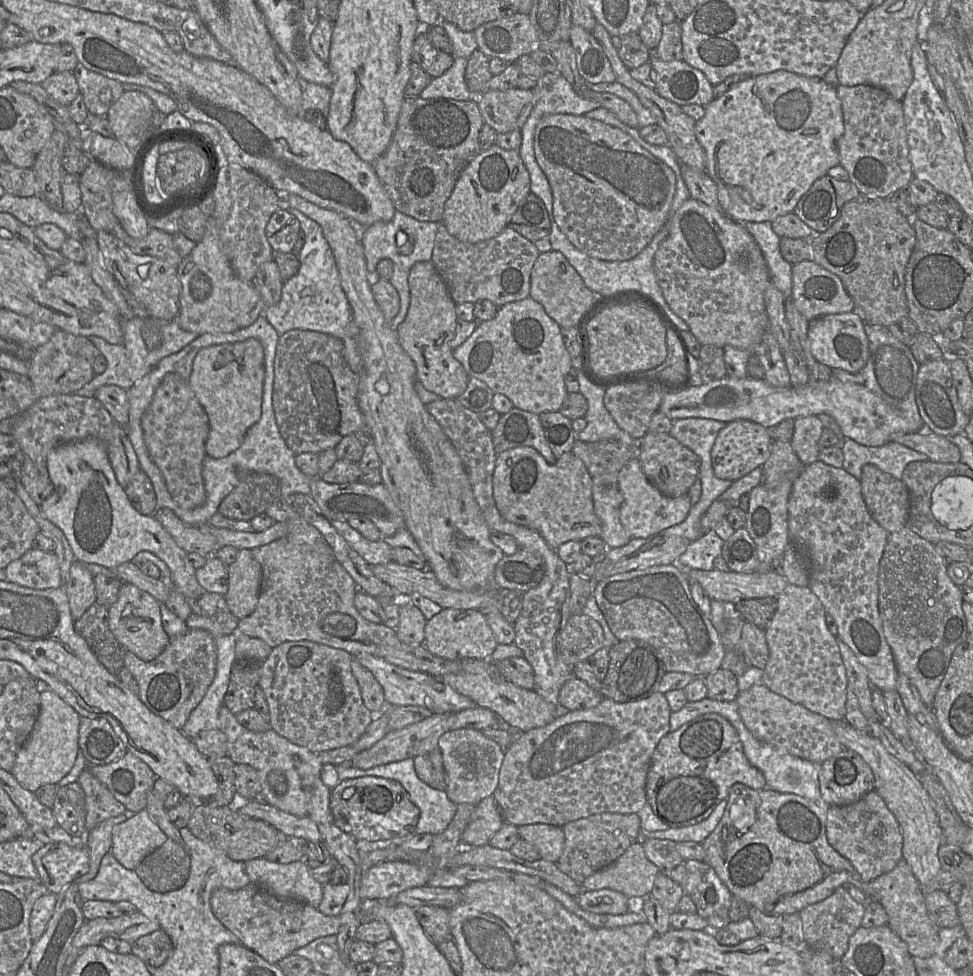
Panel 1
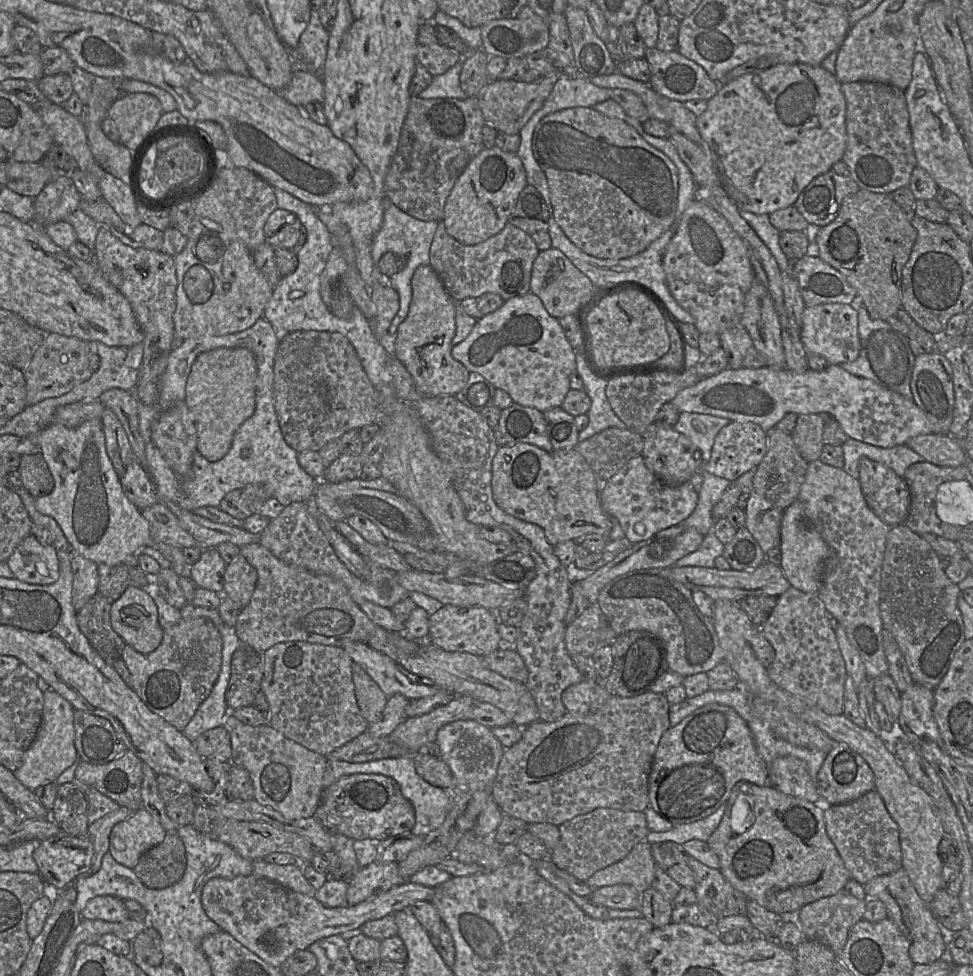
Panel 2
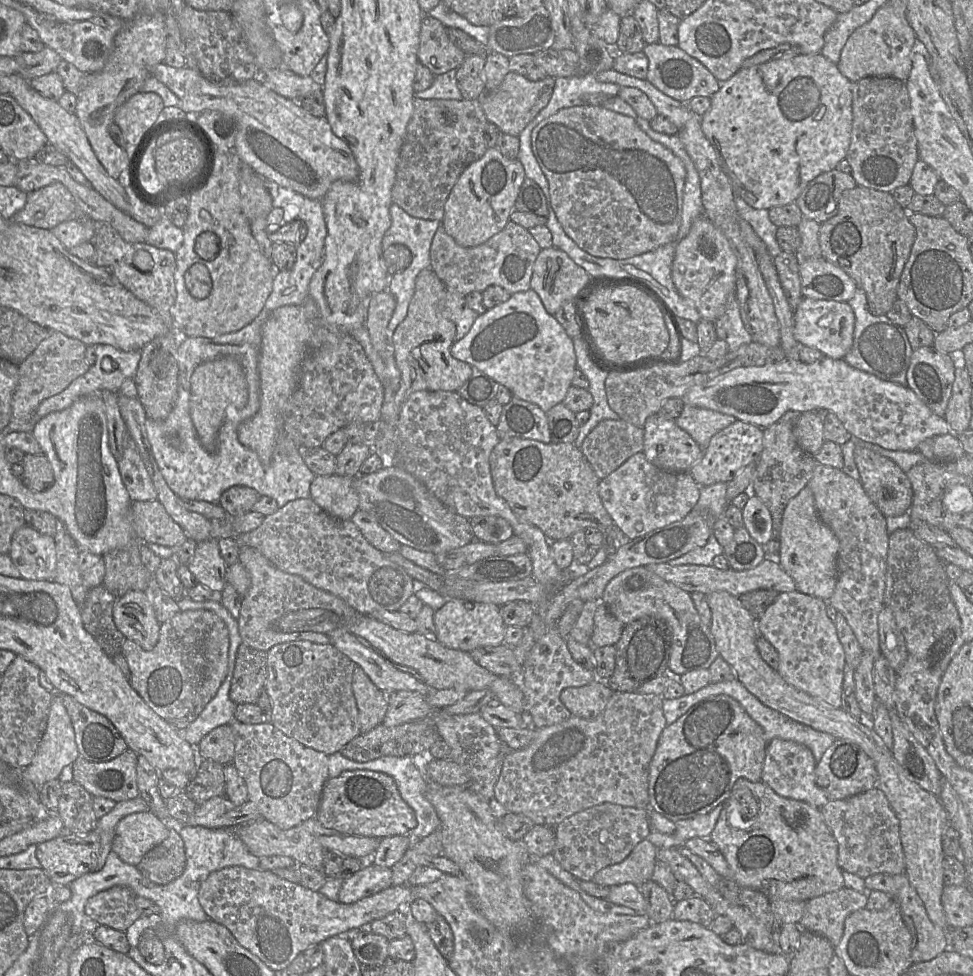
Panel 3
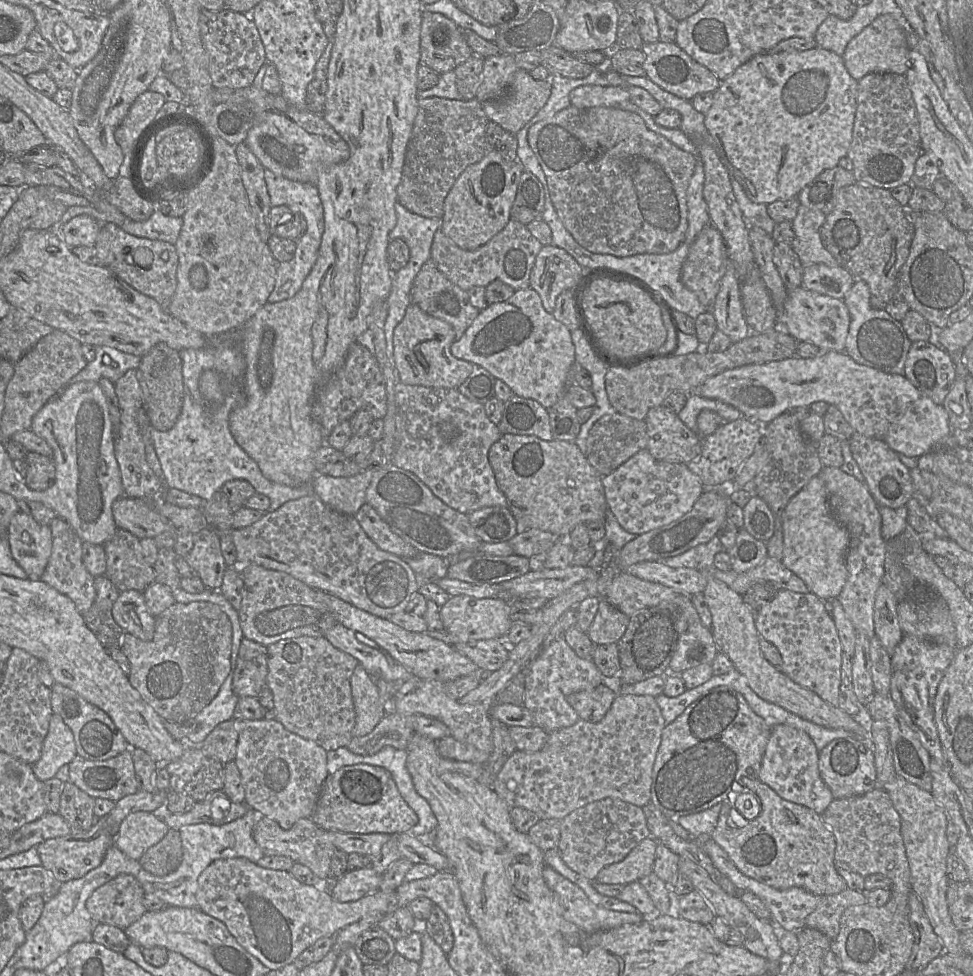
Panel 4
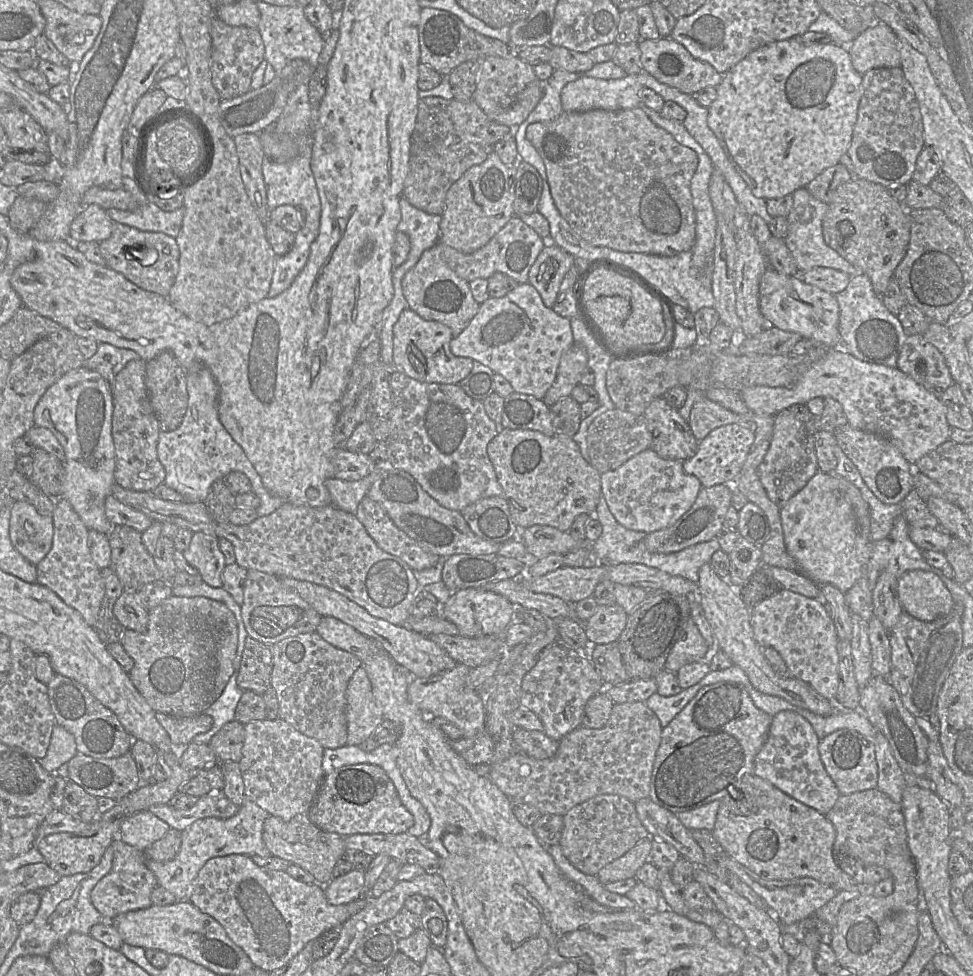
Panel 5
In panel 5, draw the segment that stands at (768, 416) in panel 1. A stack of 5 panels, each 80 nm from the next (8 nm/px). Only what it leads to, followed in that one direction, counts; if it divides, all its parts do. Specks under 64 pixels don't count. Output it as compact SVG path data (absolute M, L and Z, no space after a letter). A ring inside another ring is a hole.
M828 348L822 358L808 366L790 386L752 385L742 388L740 394L751 412L772 416L783 409L788 409L793 404L806 404L814 397L834 398L842 405L851 427L888 439L911 465L914 465L921 457L950 439L951 427L947 423L946 408L940 401L940 397L930 393L897 367L862 361L843 348Z

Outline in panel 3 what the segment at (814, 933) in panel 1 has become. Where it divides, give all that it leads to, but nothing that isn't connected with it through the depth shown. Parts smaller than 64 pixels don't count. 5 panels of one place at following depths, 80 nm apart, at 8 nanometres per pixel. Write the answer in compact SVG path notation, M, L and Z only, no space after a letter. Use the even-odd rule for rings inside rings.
M844 886L837 891L808 900L798 925L801 930L819 934L836 946L841 941L845 921L850 914L863 908L880 911L891 905L891 902L893 902L892 898L882 891L858 892Z

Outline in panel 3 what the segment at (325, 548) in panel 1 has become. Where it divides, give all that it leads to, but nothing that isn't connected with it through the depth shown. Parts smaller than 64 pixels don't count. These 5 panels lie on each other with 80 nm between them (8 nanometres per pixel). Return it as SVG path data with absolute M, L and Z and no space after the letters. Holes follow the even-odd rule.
M240 547L238 561L251 576L251 585L243 597L237 619L243 643L267 652L276 644L298 640L332 644L335 638L350 632L359 613L341 598L276 568L255 548Z

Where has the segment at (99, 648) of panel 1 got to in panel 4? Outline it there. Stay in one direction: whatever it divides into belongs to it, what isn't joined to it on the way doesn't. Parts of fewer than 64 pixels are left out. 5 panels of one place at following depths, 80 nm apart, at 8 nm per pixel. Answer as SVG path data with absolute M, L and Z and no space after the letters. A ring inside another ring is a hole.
M106 575L96 577L94 587L96 598L91 608L82 614L84 621L107 651L121 649L121 641L126 632L112 616L112 607L120 592Z

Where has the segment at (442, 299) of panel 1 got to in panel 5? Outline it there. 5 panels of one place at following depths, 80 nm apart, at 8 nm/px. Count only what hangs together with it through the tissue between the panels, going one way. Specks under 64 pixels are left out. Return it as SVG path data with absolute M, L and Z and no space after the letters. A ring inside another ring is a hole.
M406 308L393 327L393 367L424 383L459 384L474 367L474 360L457 357L450 349L452 330L438 321L428 321Z

